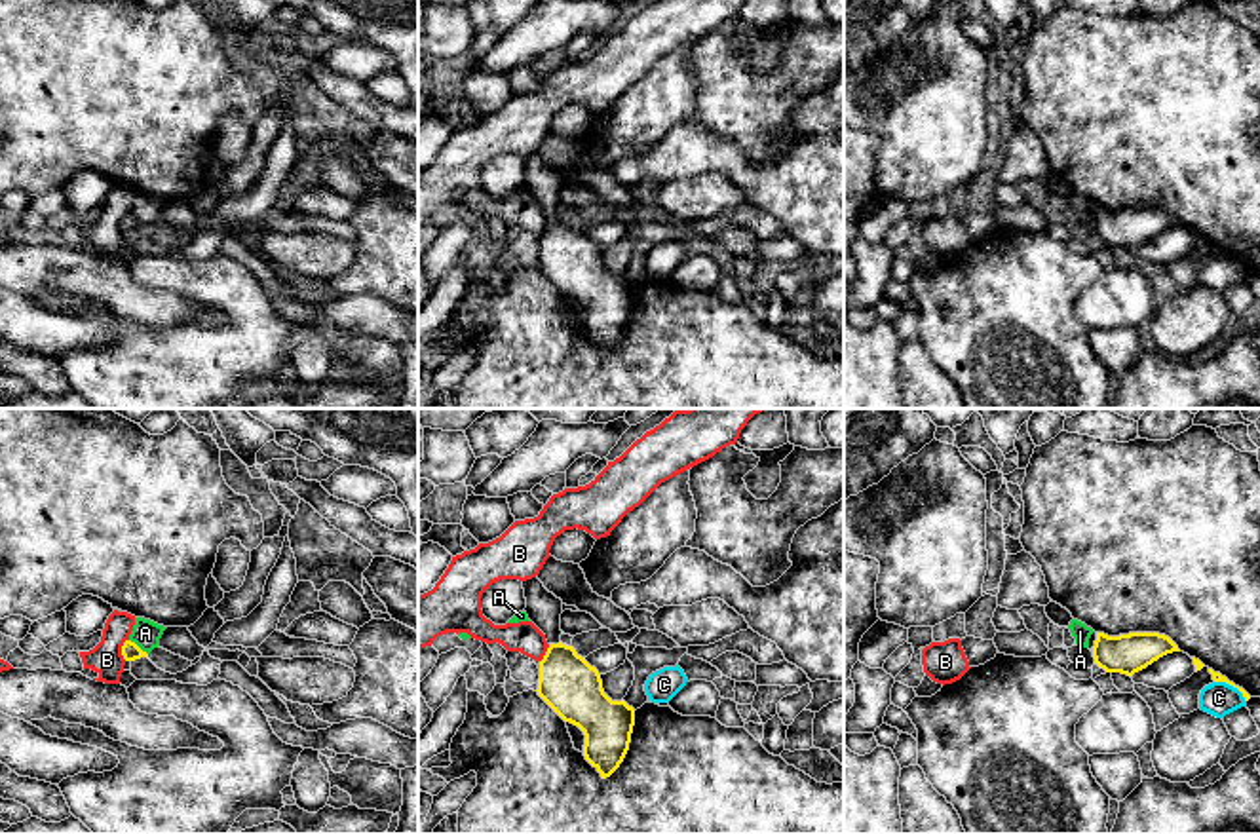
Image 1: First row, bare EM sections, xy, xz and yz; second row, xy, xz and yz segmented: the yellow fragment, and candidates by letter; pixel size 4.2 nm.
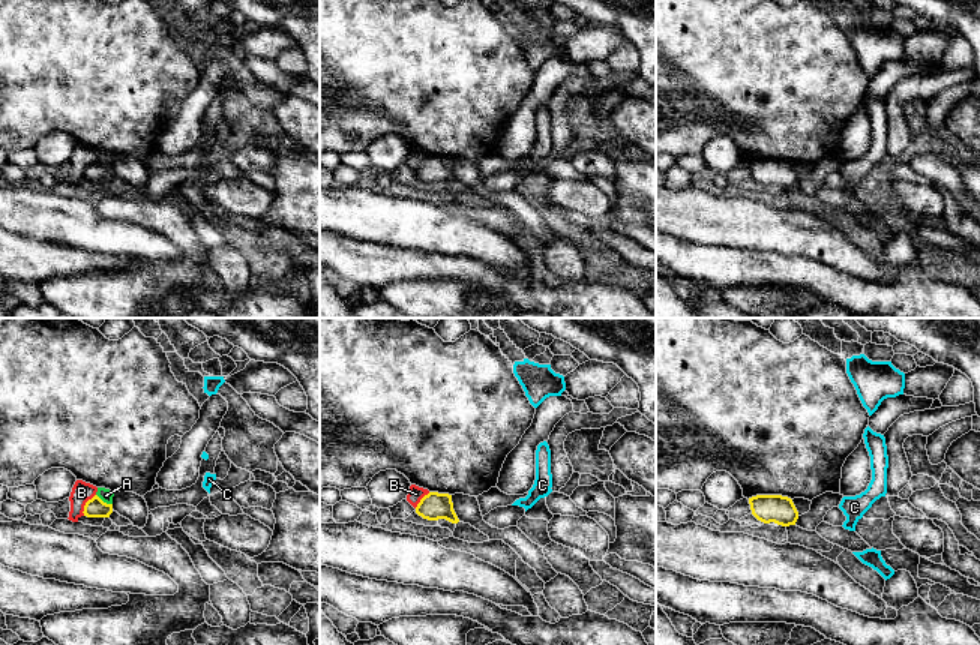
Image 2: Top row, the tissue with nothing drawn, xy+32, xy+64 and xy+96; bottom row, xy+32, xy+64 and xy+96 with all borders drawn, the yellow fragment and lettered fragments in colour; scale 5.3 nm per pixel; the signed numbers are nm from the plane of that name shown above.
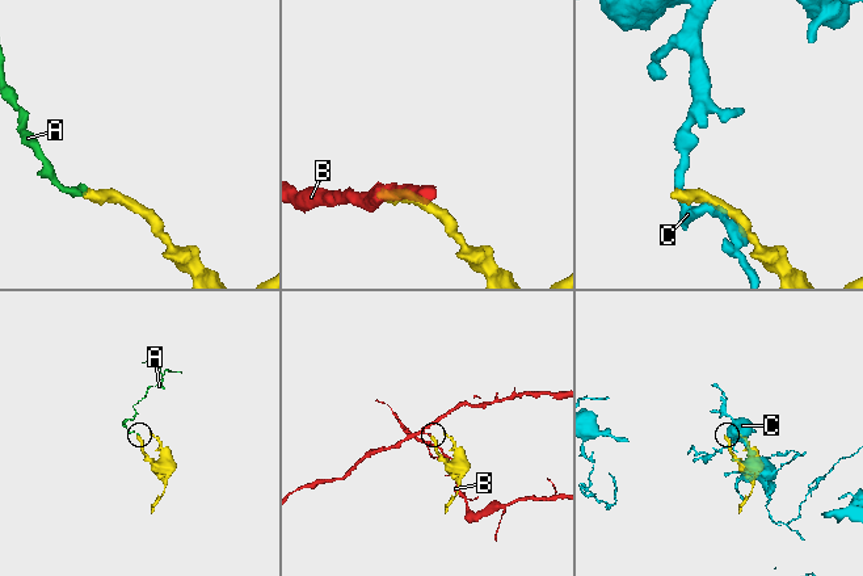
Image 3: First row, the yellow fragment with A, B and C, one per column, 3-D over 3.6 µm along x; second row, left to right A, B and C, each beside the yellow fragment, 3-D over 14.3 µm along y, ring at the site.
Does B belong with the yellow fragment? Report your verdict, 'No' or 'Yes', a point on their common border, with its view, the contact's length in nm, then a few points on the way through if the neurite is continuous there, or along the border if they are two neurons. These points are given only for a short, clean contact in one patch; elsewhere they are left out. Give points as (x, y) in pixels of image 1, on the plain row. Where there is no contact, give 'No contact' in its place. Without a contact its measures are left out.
No. Touches yellow at xy (122, 225). Shared border 100 nm. Boundary: xy (128, 213), (122, 221), (126, 234)

